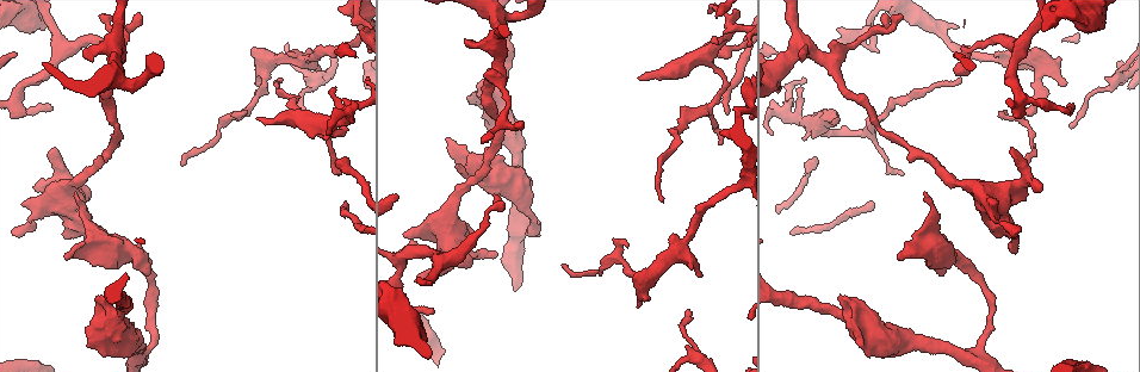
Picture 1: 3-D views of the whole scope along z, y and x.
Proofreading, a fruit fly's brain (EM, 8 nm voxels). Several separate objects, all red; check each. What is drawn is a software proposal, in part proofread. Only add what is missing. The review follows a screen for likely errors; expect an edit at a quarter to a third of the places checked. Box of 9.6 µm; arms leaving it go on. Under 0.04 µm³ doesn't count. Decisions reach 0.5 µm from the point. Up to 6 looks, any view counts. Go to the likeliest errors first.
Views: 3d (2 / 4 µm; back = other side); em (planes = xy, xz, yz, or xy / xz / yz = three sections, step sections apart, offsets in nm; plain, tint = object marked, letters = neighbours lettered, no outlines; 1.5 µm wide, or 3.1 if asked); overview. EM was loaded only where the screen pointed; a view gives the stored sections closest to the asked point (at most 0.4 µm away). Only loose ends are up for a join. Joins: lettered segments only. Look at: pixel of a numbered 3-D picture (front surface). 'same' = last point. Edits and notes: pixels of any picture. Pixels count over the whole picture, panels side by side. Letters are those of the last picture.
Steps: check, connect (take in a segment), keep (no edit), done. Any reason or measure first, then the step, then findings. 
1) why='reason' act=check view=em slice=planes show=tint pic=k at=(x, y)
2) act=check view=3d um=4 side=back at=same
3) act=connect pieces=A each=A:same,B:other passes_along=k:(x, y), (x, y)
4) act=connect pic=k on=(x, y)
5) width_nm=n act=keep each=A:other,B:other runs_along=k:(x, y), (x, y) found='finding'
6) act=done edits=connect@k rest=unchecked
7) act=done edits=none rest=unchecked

act=check view=3d um=4 pic=1 at=(1014, 249)

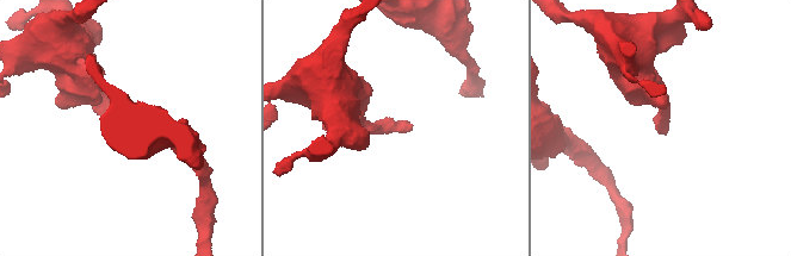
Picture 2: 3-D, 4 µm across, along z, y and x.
why='shape alone is not enough' act=check view=em slice=planes show=plain pic=2 at=(660, 123)

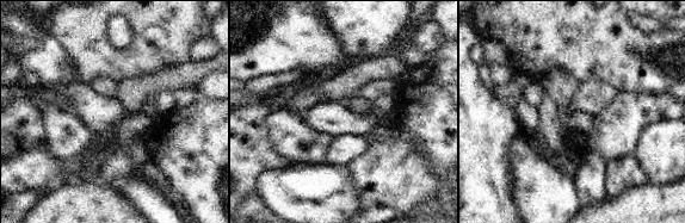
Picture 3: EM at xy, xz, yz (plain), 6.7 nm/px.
why='what lies round it' act=check view=em slice=planes show=letters at=same

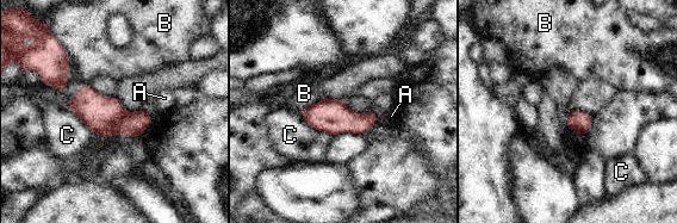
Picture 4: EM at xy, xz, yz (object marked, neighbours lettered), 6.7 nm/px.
act=keep each=A:other,B:other,C:other found='no lettered segment goes on from it'

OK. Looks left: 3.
why='an open end' act=check view=em slice=planes show=letters pic=1 at=(78, 194)

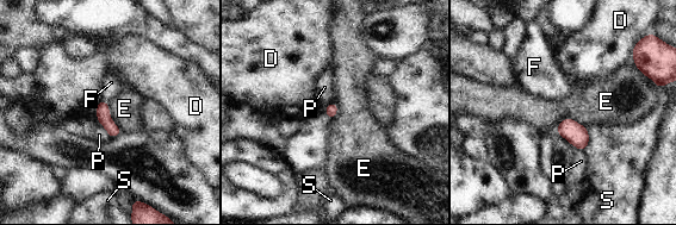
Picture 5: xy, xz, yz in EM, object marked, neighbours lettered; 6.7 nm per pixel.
act=connect pieces=F each=D:other,E:other,F:same,P:other,S:other passes_along=5:(103, 114), (104, 101), (111, 87) found='it goes on there'

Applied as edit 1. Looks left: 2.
act=done edits=connect@5 rest=unchecked

